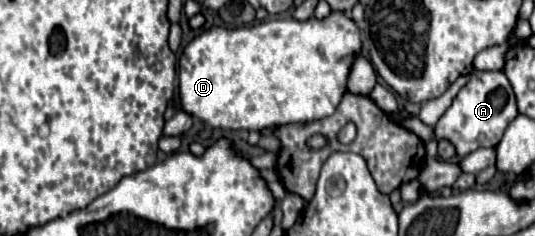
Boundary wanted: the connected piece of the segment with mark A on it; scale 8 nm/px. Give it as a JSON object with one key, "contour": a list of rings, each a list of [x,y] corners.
{"contour":[[[473,72],[471,80],[455,96],[453,104],[435,124],[435,136],[447,138],[455,144],[457,154],[463,158],[477,148],[497,146],[509,122],[517,116],[515,96],[511,84],[503,72]]]}

